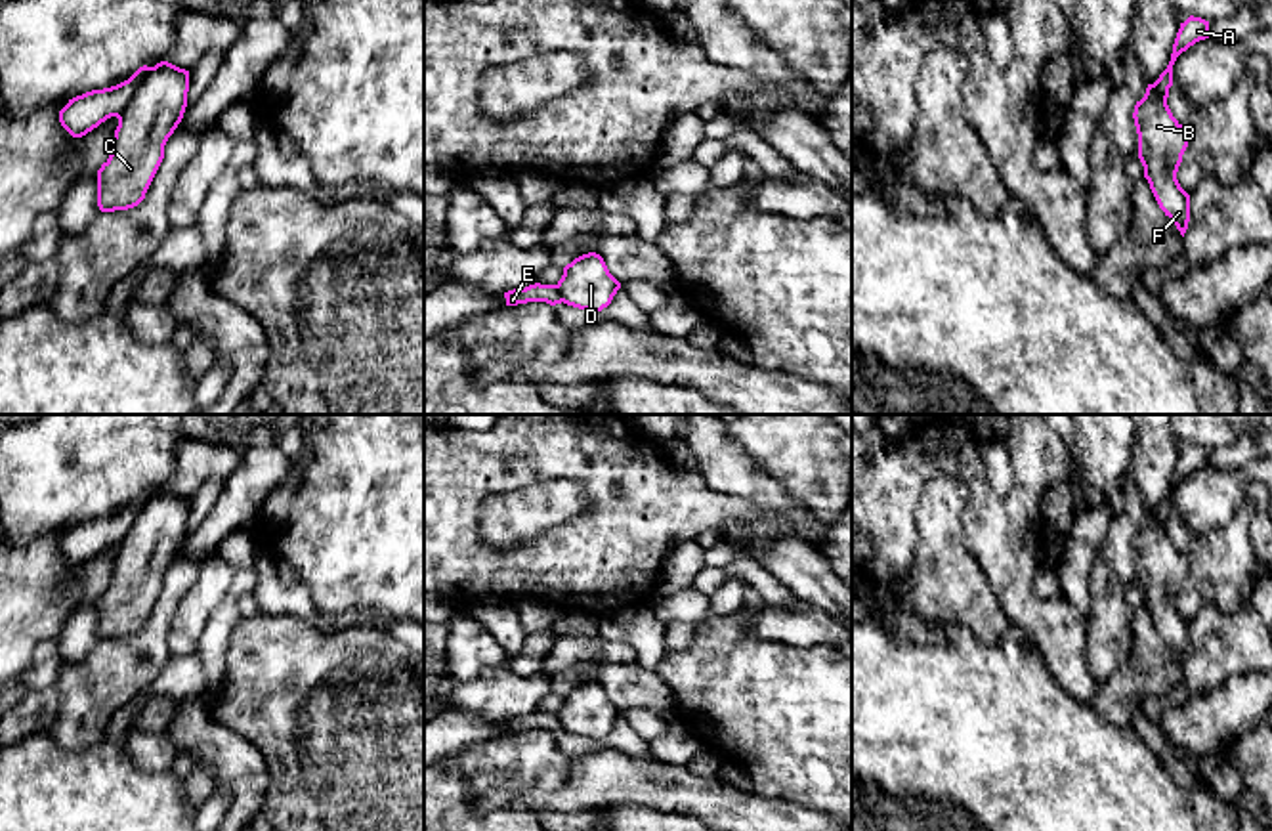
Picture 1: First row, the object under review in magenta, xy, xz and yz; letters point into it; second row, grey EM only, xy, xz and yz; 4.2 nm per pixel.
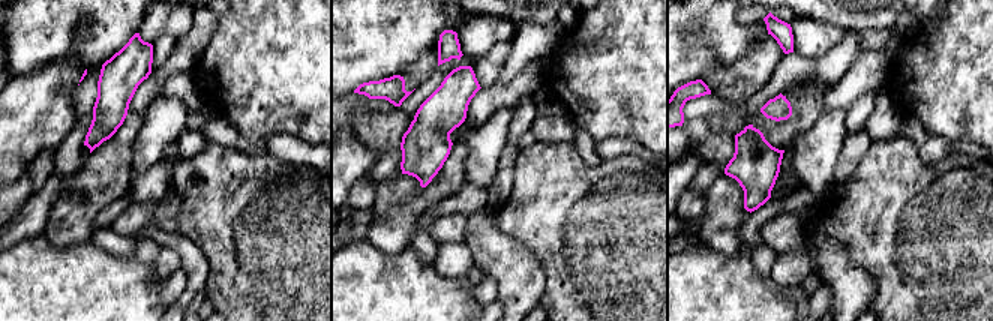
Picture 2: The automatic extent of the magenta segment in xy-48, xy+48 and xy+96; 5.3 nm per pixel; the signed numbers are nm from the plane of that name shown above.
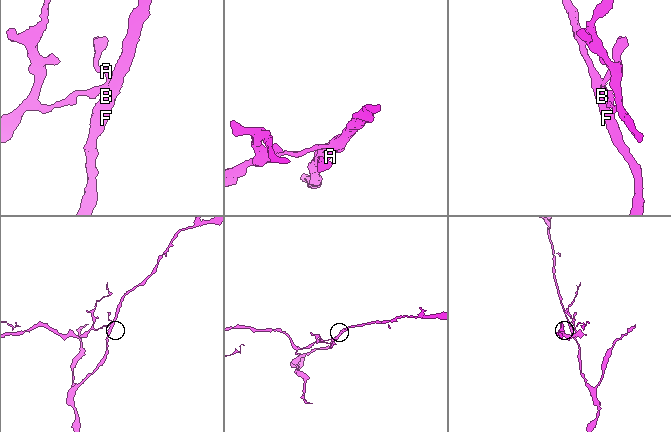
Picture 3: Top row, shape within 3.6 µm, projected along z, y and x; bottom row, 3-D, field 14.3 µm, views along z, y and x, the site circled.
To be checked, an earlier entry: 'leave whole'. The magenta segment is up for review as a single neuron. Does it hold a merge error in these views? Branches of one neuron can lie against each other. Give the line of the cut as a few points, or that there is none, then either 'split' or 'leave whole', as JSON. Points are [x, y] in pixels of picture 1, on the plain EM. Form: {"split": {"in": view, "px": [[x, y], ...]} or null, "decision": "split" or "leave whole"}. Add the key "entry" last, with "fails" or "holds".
{"split": {"in": "xy", "px": [[153, 495], [119, 547]]}, "decision": "split", "entry": "fails"}

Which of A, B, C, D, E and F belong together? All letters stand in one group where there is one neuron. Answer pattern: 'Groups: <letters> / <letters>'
Groups: A E / B C D F

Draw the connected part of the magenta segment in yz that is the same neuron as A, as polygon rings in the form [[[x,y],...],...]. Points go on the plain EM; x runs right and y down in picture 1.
[[[1190,443],[1184,451],[1180,451],[1173,472],[1171,489],[1167,497],[1159,502],[1159,506],[1152,512],[1163,527],[1169,525],[1169,516],[1173,514],[1173,493],[1177,485],[1196,470],[1205,466],[1209,466],[1209,449]]]

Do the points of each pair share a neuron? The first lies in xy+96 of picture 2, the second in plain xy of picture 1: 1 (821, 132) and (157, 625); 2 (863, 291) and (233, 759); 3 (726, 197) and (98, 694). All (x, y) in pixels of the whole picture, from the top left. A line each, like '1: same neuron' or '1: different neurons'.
1: different neurons
2: same neuron
3: same neuron

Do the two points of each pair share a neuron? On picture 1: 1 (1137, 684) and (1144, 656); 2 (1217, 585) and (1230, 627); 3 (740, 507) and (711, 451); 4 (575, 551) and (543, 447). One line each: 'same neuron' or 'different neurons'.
1: same neuron
2: different neurons
3: different neurons
4: same neuron

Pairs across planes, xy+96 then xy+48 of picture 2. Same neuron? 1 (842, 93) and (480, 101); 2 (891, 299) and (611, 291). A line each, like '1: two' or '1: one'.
1: one
2: one

